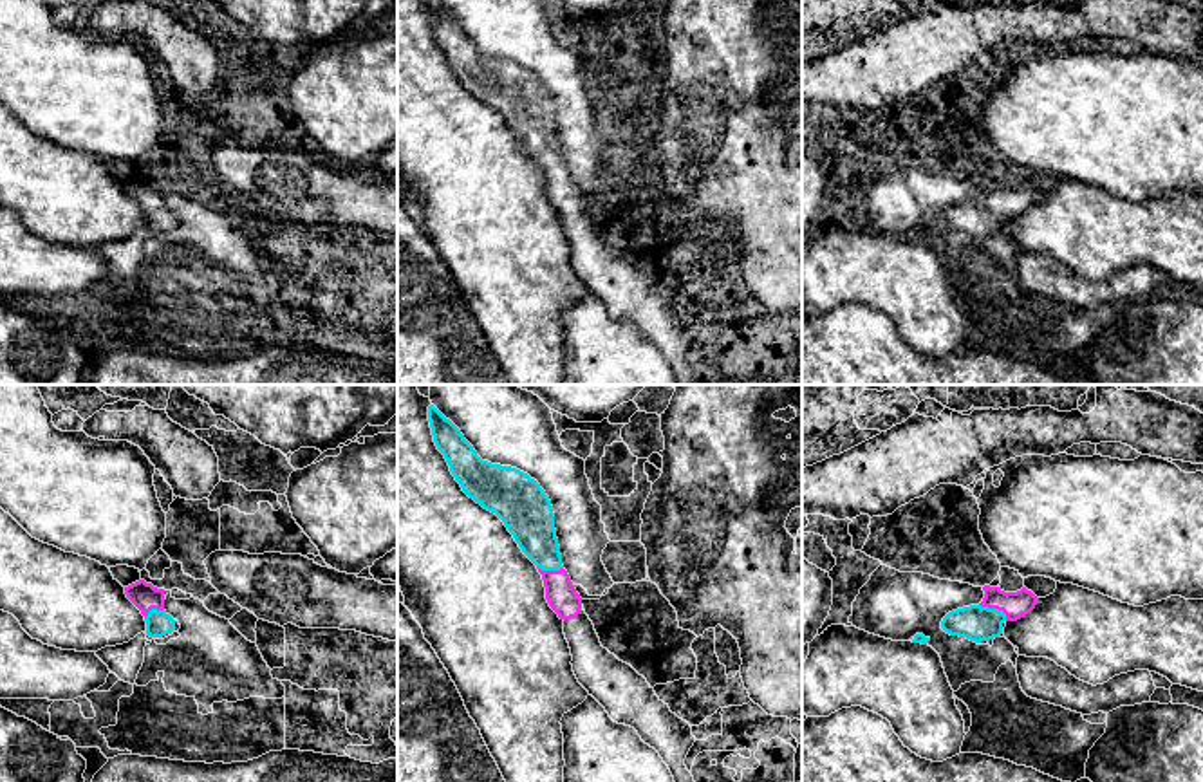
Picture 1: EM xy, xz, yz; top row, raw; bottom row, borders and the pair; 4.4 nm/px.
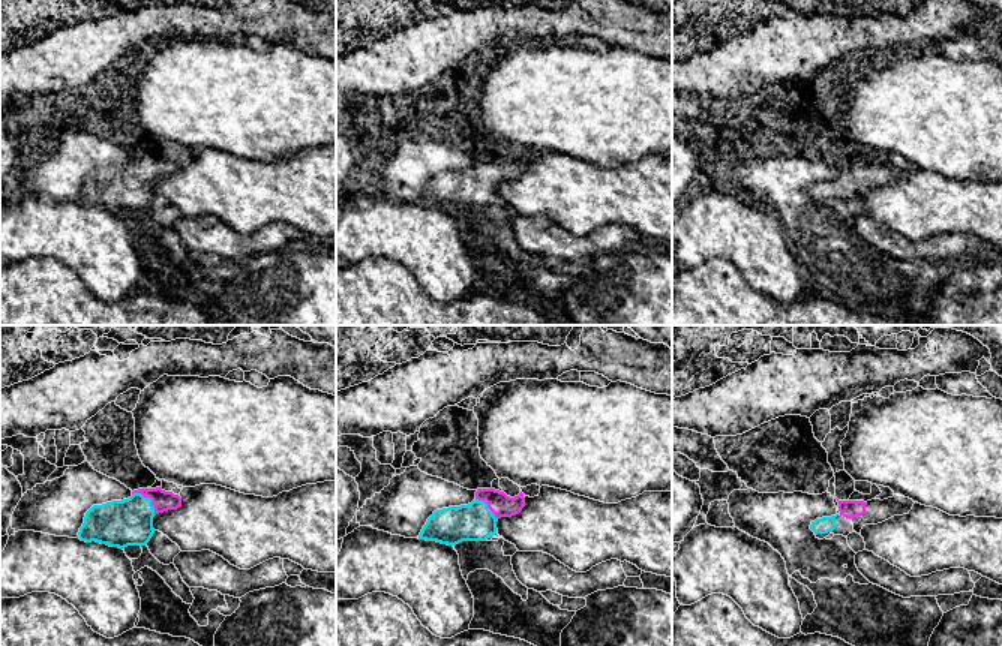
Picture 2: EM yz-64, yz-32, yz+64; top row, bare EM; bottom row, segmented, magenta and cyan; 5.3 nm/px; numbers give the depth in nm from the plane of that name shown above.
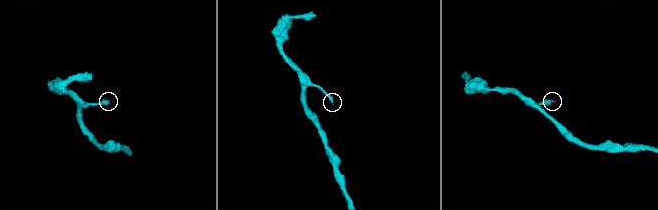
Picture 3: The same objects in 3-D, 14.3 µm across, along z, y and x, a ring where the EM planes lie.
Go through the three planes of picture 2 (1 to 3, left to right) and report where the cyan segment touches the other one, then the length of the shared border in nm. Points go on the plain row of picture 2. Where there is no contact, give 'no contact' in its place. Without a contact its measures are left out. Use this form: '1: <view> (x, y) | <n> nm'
1: yz-64 (150, 162) | 170 nm
2: yz-32 (488, 171) | 170 nm
3: no contact

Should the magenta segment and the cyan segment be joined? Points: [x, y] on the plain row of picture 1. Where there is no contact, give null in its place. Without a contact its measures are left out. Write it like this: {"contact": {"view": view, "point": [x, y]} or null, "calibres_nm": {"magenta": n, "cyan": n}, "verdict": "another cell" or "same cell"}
{"contact": {"view": "yz", "point": [996, 203]}, "calibres_nm": {"magenta": 120, "cyan": 160}, "verdict": "same cell"}

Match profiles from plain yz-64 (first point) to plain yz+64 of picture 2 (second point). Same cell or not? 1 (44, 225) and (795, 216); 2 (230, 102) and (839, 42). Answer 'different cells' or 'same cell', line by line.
1: different cells
2: different cells

